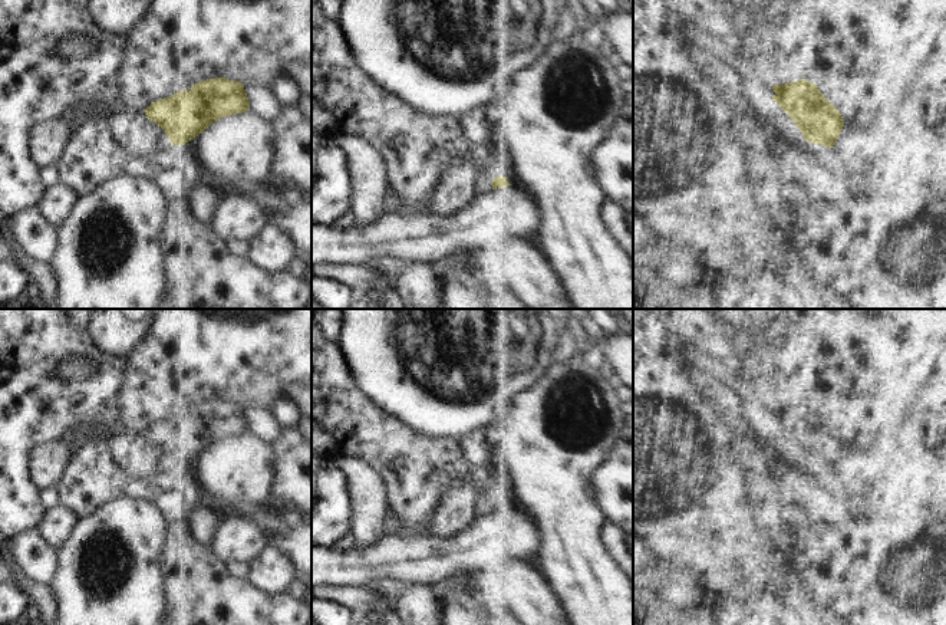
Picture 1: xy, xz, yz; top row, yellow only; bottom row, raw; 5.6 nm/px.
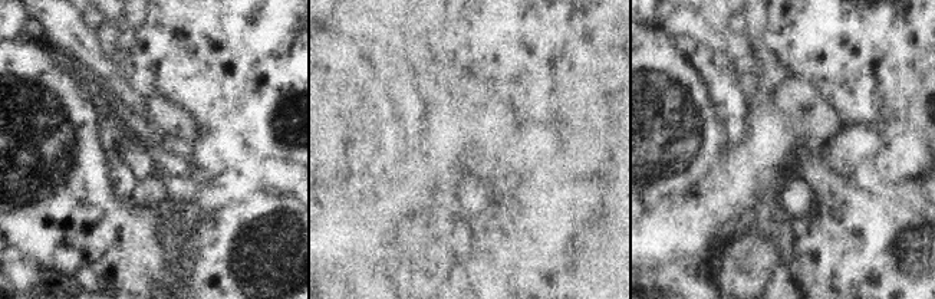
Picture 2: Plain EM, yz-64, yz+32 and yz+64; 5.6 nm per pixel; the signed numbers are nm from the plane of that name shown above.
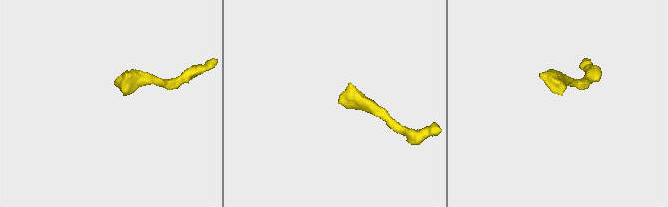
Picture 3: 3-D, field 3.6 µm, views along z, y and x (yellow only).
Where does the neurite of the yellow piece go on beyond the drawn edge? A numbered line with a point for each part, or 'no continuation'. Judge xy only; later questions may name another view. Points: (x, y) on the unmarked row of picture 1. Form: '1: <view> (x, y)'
no continuation

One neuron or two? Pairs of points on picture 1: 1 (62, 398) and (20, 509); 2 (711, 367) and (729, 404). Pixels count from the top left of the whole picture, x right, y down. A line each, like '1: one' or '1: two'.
1: one
2: one

